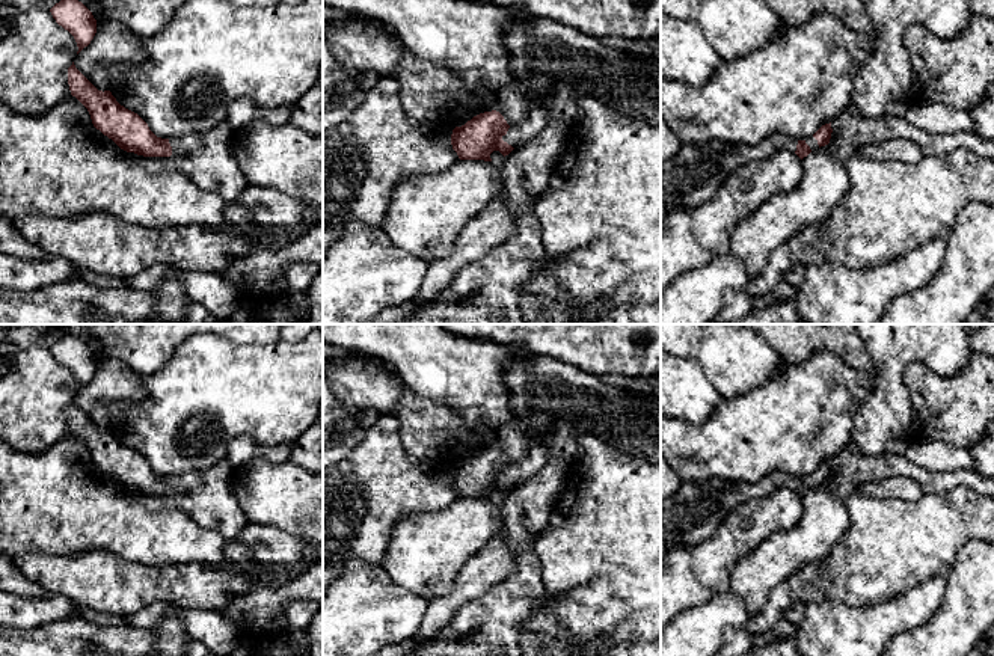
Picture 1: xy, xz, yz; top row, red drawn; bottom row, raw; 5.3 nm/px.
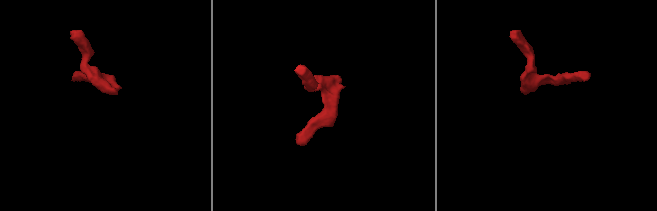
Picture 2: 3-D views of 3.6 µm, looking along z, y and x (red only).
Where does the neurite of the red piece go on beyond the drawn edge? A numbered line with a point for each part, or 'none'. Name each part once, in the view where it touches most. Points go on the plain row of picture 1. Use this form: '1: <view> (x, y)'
1: xz (561, 403)

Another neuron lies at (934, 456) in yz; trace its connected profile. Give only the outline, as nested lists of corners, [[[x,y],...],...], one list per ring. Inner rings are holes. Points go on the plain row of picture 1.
[[[914,439],[903,455],[929,472],[976,471],[968,449],[955,448],[941,440]]]

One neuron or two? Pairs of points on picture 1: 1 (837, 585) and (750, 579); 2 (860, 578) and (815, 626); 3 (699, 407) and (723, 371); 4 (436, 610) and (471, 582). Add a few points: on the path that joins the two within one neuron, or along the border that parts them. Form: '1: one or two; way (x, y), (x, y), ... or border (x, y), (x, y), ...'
1: two; border (812, 561), (792, 570), (773, 590), (762, 611)
2: two; border (806, 603), (837, 599), (852, 606), (872, 605)
3: two; border (691, 358), (723, 397)
4: one; way (445, 606), (462, 591)

